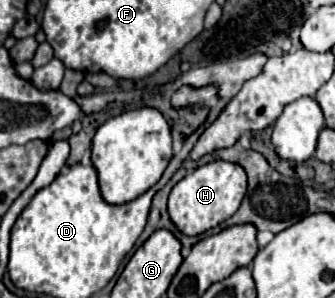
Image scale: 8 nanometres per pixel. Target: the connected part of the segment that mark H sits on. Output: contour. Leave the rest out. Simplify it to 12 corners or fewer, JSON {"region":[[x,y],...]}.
{"region":[[210,162],[170,192],[168,214],[186,236],[230,218],[246,172]]}

